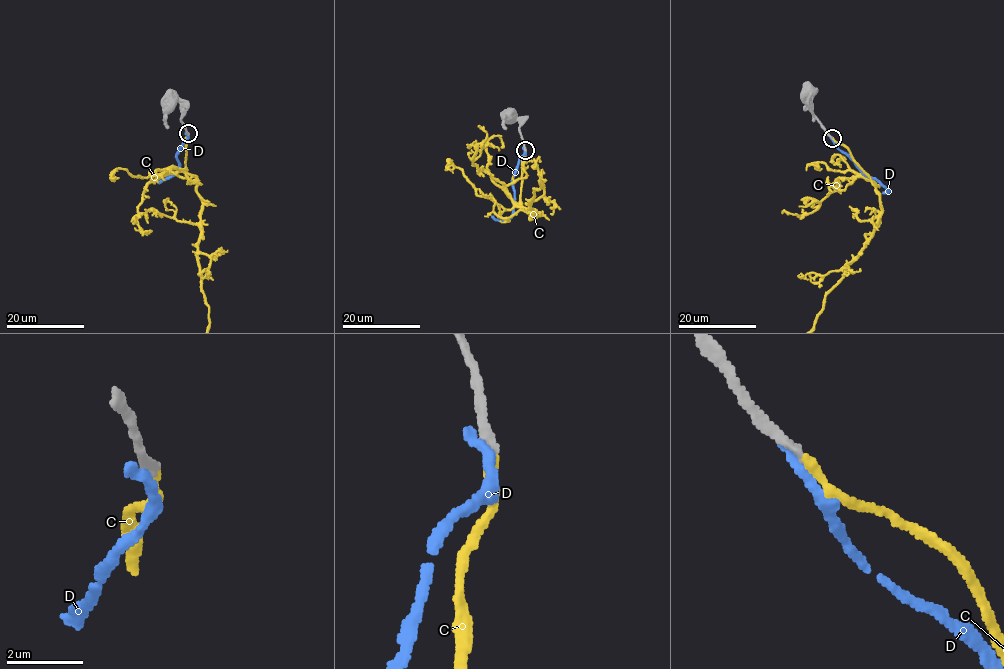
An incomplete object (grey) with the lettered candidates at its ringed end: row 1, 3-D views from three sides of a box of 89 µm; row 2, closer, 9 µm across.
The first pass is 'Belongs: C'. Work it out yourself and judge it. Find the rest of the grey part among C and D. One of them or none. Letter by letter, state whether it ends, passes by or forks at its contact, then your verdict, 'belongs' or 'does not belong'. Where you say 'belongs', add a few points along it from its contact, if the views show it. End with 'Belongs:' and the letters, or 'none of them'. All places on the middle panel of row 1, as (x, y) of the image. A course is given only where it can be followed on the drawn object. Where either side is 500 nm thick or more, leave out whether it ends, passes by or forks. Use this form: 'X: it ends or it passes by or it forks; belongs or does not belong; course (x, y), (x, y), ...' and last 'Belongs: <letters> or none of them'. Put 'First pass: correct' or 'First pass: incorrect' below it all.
C: it ends; belongs
D: it ends; does not belong
Belongs: C
First pass: correct

